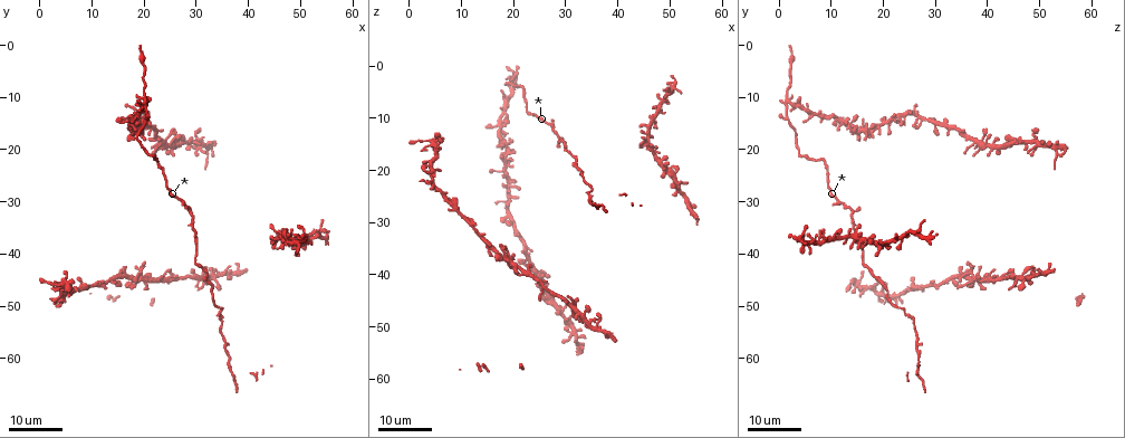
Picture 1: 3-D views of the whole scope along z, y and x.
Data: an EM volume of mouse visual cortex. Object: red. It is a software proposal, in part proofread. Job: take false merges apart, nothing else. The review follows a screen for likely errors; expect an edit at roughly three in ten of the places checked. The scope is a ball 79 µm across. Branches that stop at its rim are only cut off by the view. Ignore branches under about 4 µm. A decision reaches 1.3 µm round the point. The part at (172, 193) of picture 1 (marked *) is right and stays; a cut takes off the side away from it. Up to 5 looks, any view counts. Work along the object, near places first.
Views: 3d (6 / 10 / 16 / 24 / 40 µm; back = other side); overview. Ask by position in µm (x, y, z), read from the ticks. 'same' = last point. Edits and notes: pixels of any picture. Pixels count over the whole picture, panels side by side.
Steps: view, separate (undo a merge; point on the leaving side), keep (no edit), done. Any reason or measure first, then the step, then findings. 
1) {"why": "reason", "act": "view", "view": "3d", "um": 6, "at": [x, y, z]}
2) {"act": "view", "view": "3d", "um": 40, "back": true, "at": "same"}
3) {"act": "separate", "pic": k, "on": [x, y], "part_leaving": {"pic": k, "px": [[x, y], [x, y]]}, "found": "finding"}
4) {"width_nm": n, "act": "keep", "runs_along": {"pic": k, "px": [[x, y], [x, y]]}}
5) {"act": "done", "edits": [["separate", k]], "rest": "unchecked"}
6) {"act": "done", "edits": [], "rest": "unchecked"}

{"act": "view", "view": "3d", "um": 24, "at": [34.5, 52.5, 26.0]}

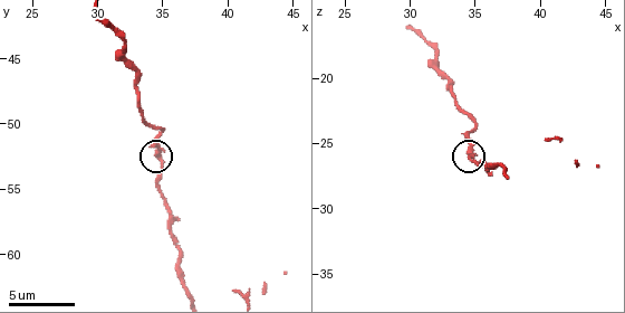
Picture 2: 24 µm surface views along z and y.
{"act": "view", "view": "3d", "um": 6, "at": [34.6, 52.2, 25.6]}

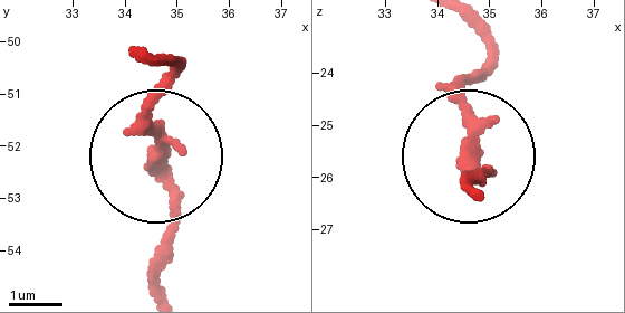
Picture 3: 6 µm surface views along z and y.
{"act": "keep", "runs_along": {"pic": 3, "px": [[467, 22], [489, 49], [467, 103], [480, 196]]}, "found": "all the same neuron"}

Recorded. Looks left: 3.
{"why": "small branch off a trunk", "act": "view", "view": "3d", "um": 16, "at": [25.5, 45.0, 42.5]}

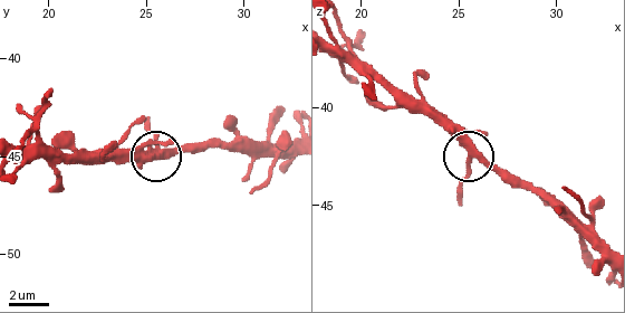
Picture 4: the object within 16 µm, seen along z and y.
{"act": "view", "view": "3d", "um": 6, "at": [26.0, 44.9, 42.4]}

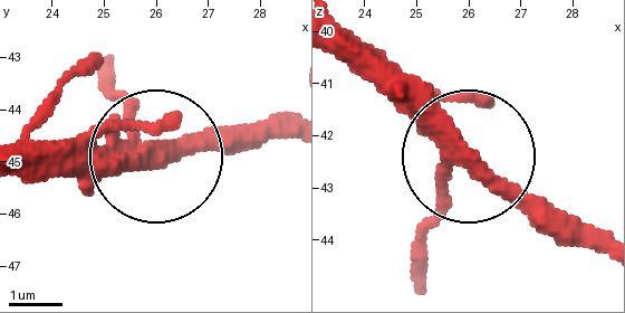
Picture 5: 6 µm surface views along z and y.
{"width_nm": 320, "act": "keep", "found": "continuous, no second neuron"}

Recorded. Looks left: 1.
{"act": "done", "edits": [], "rest": "unchecked"}

